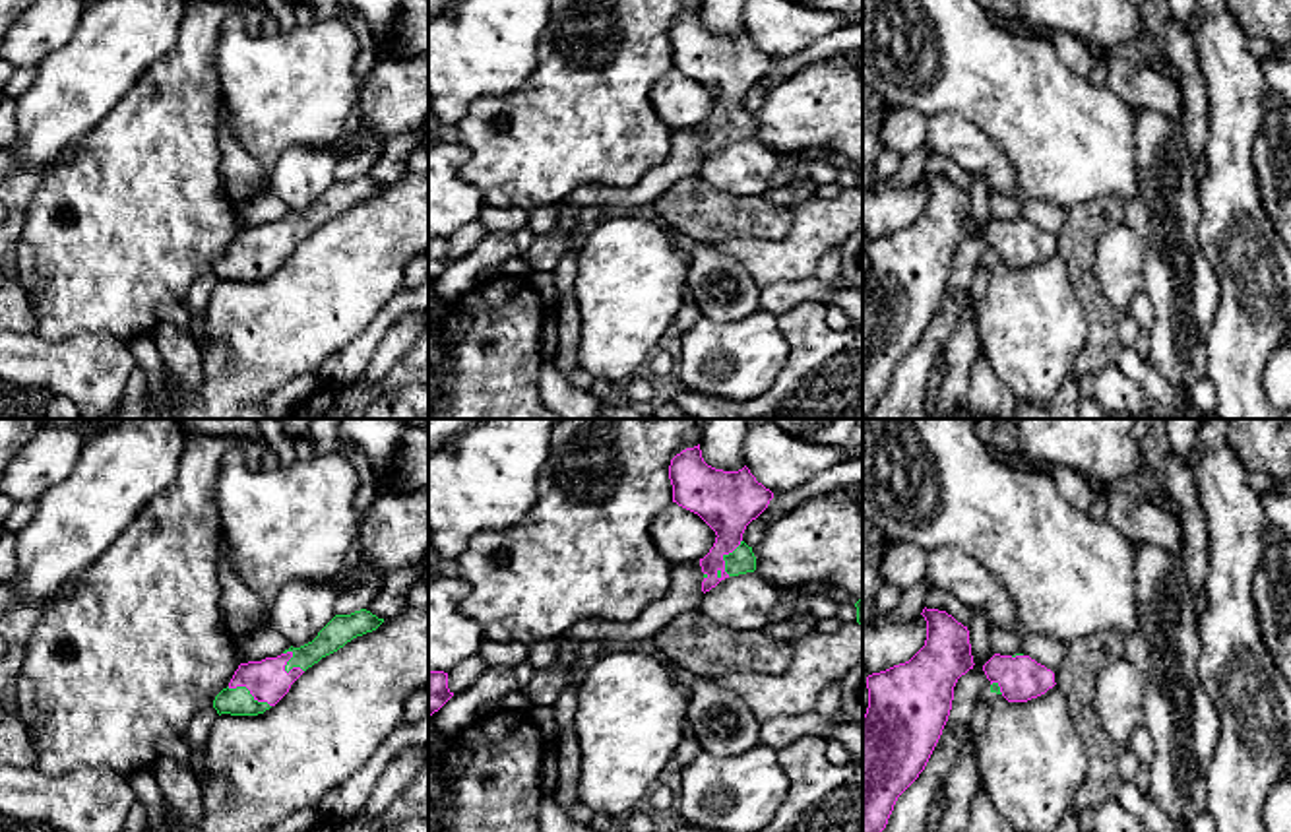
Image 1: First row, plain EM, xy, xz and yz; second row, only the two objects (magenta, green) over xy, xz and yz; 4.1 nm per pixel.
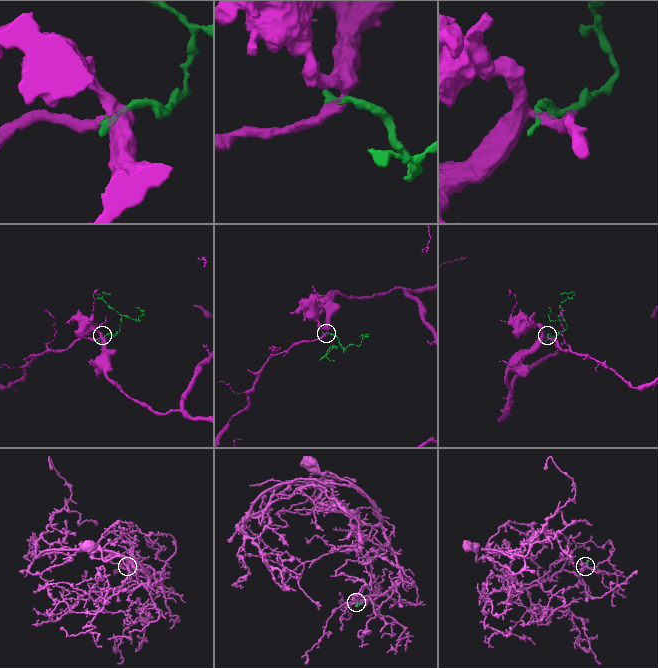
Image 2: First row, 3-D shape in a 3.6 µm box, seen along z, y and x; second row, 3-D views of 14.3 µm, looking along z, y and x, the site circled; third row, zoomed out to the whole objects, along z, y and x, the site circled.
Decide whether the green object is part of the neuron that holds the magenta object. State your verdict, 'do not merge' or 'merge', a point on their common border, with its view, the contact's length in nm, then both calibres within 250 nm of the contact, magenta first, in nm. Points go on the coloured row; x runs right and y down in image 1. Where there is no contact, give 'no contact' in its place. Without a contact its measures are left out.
merge | xz (722, 559) | 190 nm | 260/110 nm

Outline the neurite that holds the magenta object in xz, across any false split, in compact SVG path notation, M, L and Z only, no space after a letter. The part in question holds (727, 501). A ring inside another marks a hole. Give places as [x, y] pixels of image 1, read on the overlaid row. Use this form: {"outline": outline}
{"outline": "M700 444L671 460L669 479L673 502L698 514L717 535L709 553L700 559L702 592L729 576L754 572L756 557L742 533L768 508L773 493L758 483L746 465L739 471L708 465Z"}

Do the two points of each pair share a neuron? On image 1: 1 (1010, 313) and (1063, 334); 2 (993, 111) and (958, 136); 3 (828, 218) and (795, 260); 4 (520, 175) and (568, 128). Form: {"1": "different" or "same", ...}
{"1": "same", "2": "different", "3": "same", "4": "same"}

